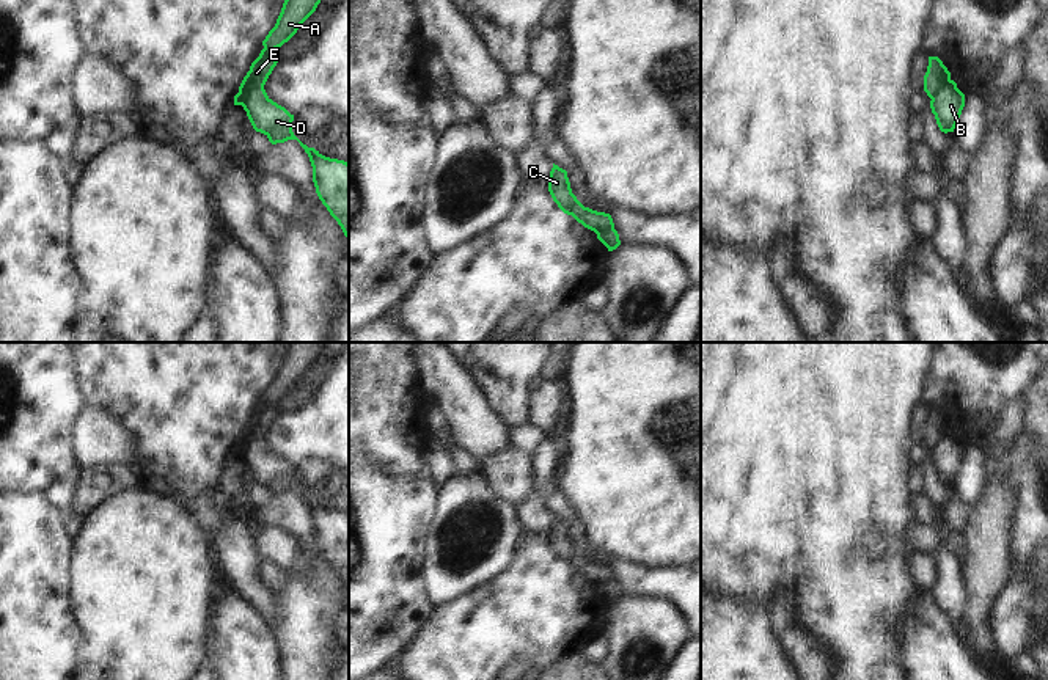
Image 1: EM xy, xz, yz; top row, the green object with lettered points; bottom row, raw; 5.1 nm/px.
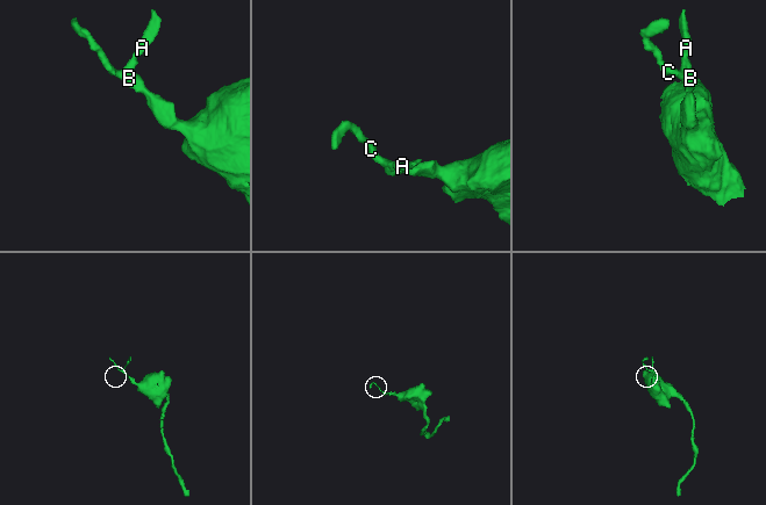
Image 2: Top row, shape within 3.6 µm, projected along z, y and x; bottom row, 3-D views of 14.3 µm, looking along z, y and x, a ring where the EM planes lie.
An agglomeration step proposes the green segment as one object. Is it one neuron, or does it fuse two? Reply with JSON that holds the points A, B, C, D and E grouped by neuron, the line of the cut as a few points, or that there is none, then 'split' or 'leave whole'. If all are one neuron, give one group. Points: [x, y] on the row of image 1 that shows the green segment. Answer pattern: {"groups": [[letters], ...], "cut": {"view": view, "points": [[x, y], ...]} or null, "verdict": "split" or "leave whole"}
{"groups": [["A", "C", "E"], ["B", "D"]], "cut": {"view": "xy", "points": [[263, 85], [250, 90], [241, 104]]}, "verdict": "split"}

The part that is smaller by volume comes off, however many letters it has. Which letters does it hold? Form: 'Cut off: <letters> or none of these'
Cut off: A, C, E

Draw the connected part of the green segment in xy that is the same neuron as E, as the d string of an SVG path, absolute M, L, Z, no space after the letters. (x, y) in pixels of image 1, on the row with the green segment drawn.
M284 0L275 27L262 41L264 49L251 63L250 71L239 86L239 93L234 96L234 105L242 105L245 94L250 90L266 85L278 63L273 50L281 47L297 33L299 27L316 11L319 3L321 0Z

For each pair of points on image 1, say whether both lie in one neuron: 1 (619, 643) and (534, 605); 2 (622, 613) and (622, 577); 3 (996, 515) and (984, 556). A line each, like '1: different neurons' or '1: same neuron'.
1: different neurons
2: different neurons
3: same neuron

